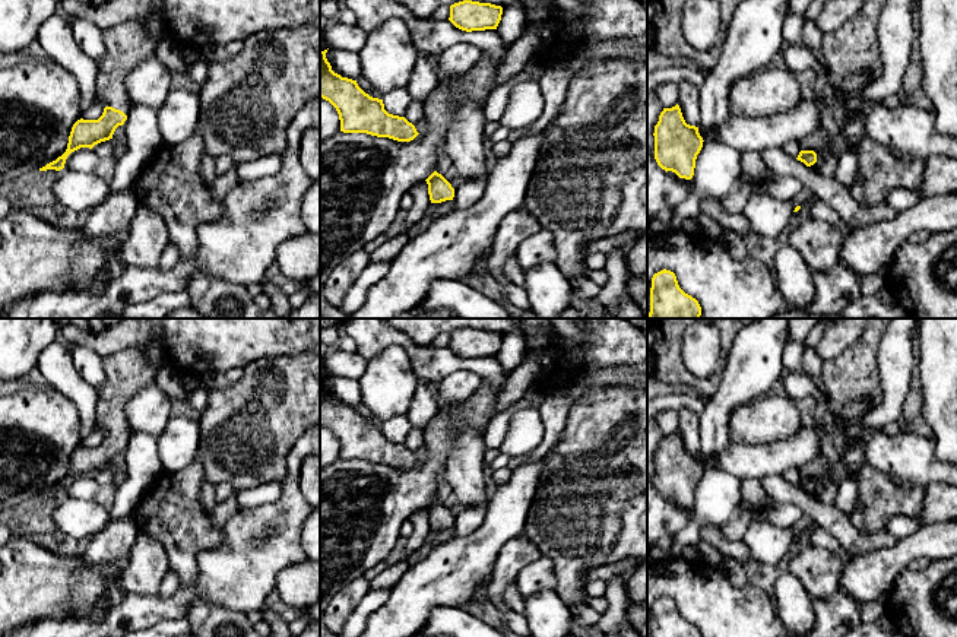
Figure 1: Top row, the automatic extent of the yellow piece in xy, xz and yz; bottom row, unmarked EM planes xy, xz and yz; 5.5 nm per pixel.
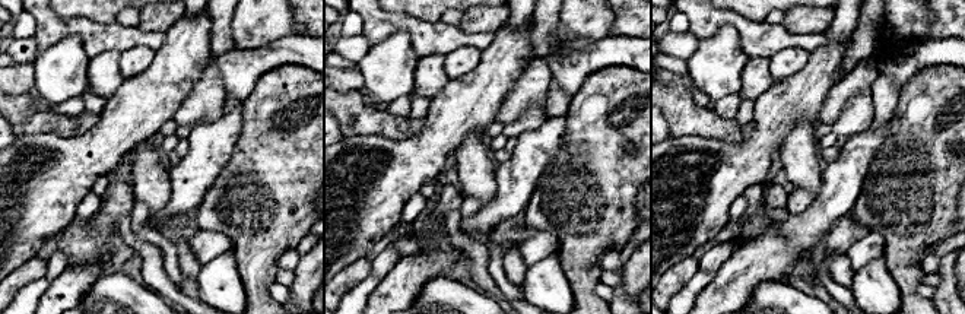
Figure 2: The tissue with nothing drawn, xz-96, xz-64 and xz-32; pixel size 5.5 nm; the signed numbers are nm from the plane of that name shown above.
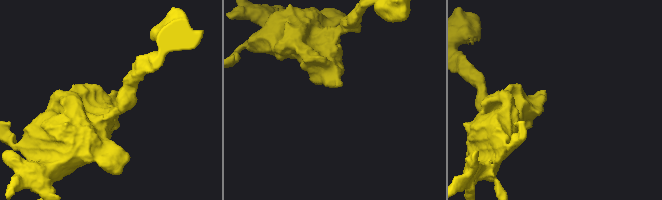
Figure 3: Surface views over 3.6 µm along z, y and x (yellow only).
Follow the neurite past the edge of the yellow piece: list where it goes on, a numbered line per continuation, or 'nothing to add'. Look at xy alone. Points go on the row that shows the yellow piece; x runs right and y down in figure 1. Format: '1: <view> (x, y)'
1: xy (126, 44)

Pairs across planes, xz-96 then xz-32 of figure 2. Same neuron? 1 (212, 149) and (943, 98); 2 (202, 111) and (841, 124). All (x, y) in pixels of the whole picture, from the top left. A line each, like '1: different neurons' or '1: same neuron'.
1: different neurons
2: different neurons

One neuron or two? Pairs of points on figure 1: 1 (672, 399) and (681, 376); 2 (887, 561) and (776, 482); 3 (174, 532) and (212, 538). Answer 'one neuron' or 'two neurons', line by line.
1: two neurons
2: two neurons
3: one neuron

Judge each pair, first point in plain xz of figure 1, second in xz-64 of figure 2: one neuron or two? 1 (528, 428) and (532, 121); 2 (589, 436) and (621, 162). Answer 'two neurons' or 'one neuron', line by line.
1: one neuron
2: one neuron

